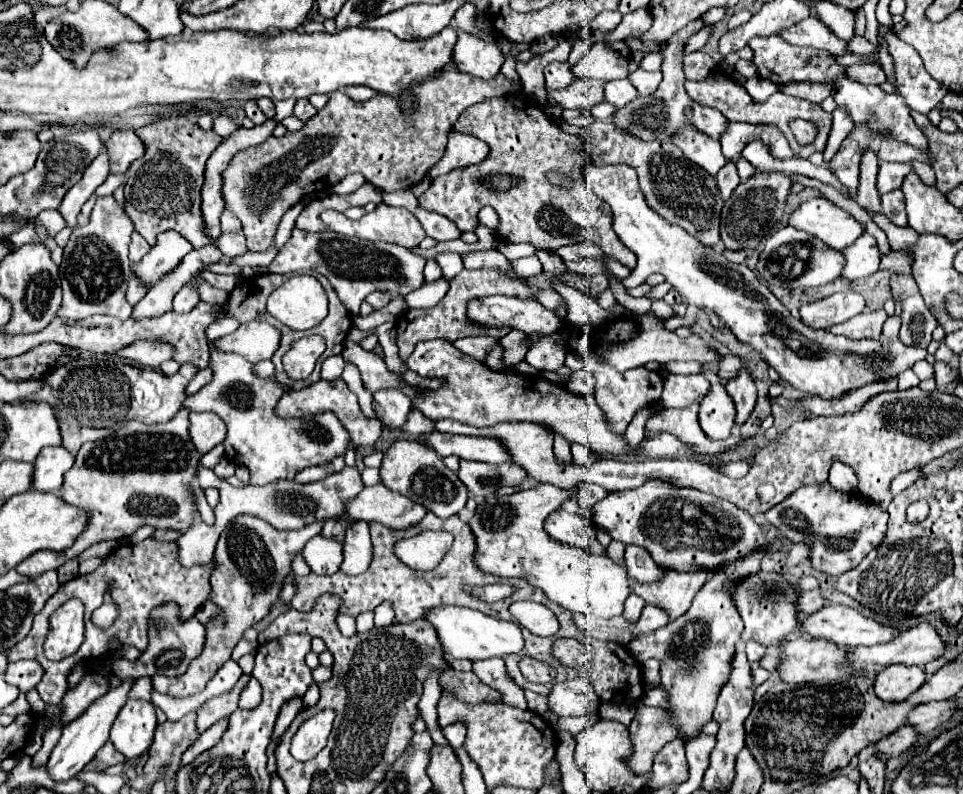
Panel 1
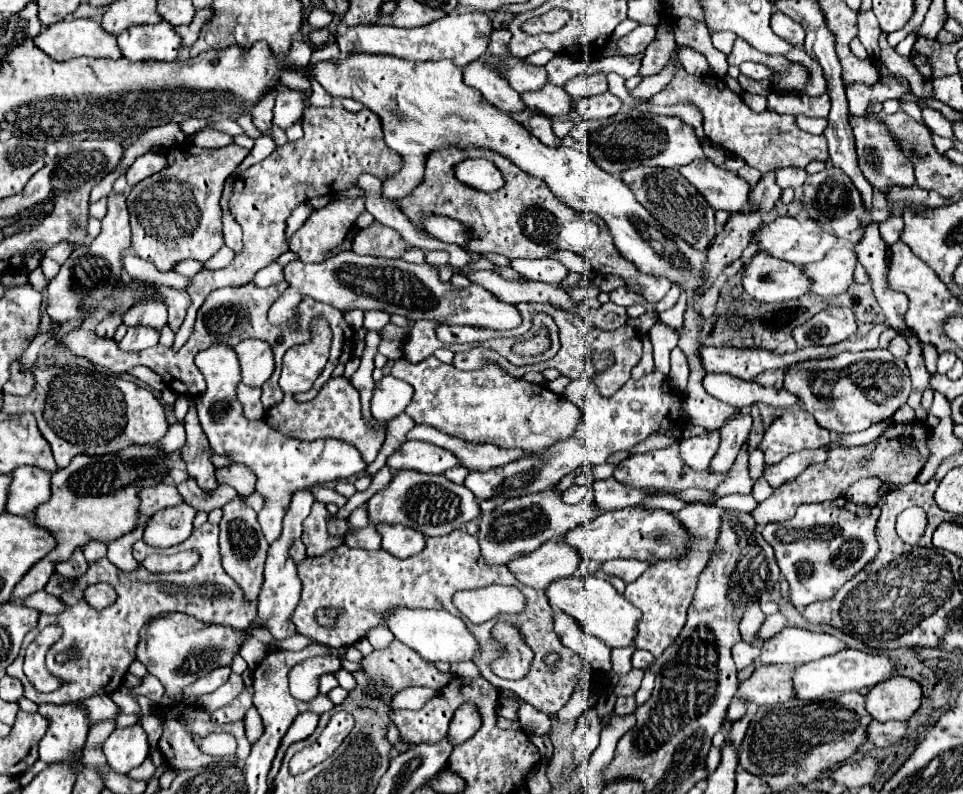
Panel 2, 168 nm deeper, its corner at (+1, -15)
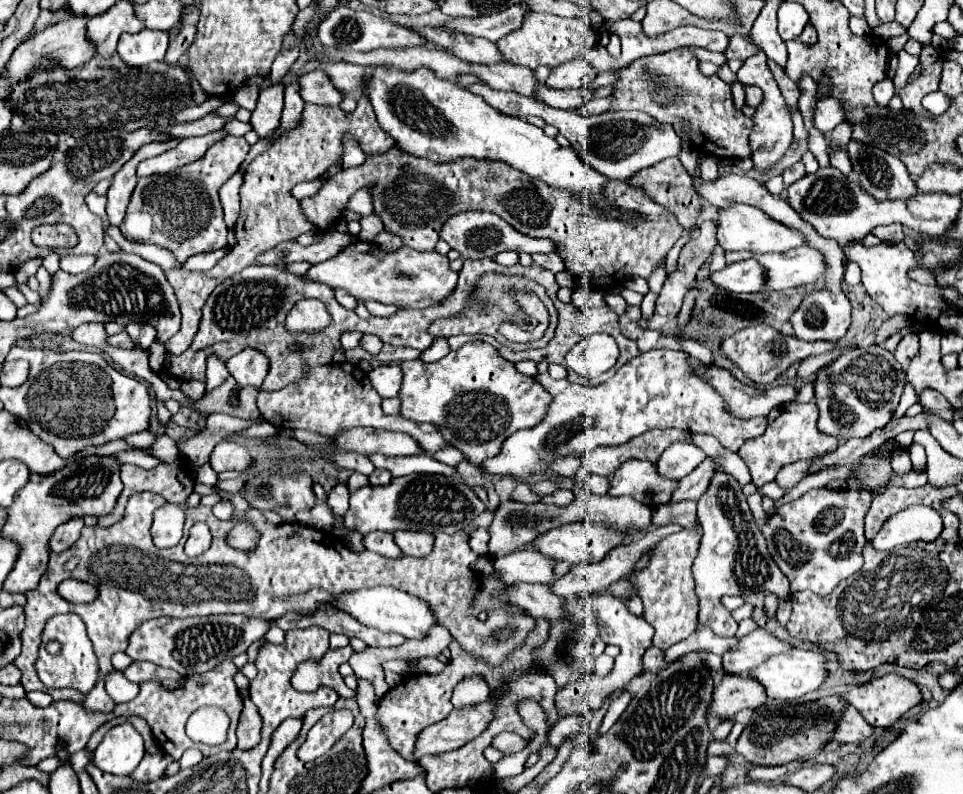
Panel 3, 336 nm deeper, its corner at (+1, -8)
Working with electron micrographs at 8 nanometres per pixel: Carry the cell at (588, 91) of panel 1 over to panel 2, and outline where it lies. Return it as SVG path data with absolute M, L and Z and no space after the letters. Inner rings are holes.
M546 84L534 92L524 92L522 100L532 112L540 112L550 118L560 114L572 114L572 98L564 92L564 88L554 84Z

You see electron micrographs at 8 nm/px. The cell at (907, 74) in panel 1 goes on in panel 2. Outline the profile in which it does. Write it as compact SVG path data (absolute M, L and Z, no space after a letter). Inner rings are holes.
M872 10L868 12L858 12L858 38L864 44L864 48L868 50L868 54L872 58L880 56L880 48L878 48L878 38L880 38L880 26L878 20L874 16Z

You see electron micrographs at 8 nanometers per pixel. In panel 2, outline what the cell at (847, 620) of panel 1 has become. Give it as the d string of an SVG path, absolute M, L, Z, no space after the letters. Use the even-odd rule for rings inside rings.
M784 628L772 638L762 642L762 652L756 658L756 664L794 666L794 664L820 660L844 648L846 646L830 634L816 634L800 628Z

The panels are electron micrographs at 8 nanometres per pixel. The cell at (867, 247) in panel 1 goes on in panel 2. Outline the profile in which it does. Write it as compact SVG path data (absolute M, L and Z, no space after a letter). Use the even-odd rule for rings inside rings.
M832 248L822 260L804 264L800 268L812 282L810 294L836 296L854 284L856 264L858 260L852 248Z

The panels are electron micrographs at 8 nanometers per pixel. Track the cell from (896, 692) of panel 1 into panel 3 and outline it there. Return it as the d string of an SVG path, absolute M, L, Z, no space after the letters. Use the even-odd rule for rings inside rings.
M896 673L872 679L872 681L864 683L864 685L858 685L858 687L852 687L848 693L844 693L844 697L850 701L852 707L856 707L862 713L862 717L872 727L880 727L880 729L890 727L906 711L910 711L912 707L916 707L916 705L922 703L922 693L920 693L918 685L912 683L912 681L908 681L902 675L896 675Z

